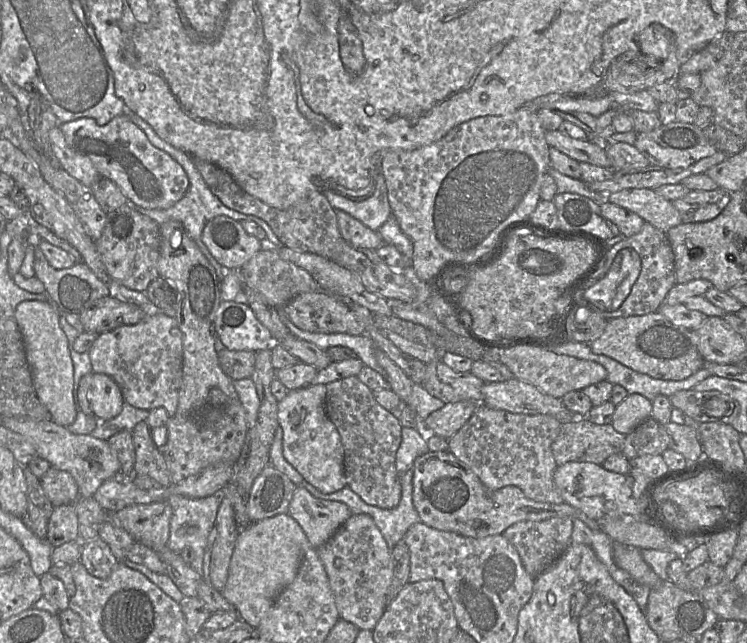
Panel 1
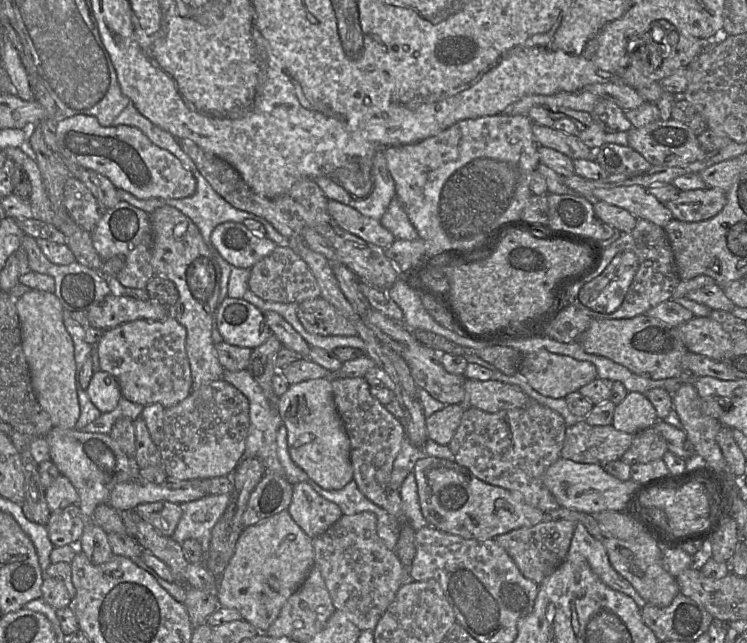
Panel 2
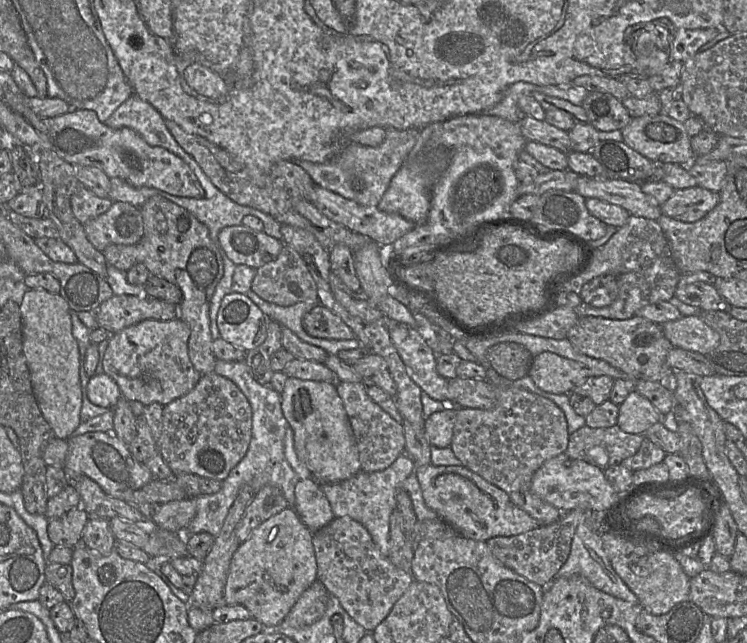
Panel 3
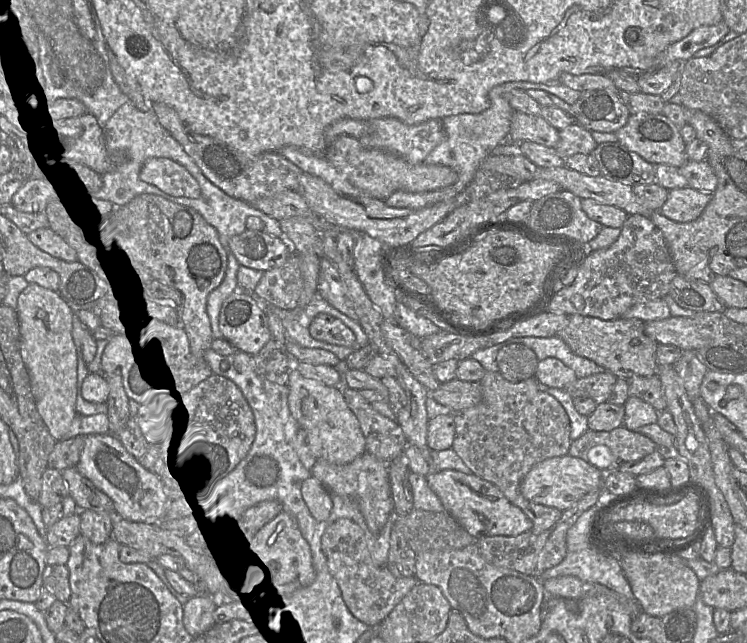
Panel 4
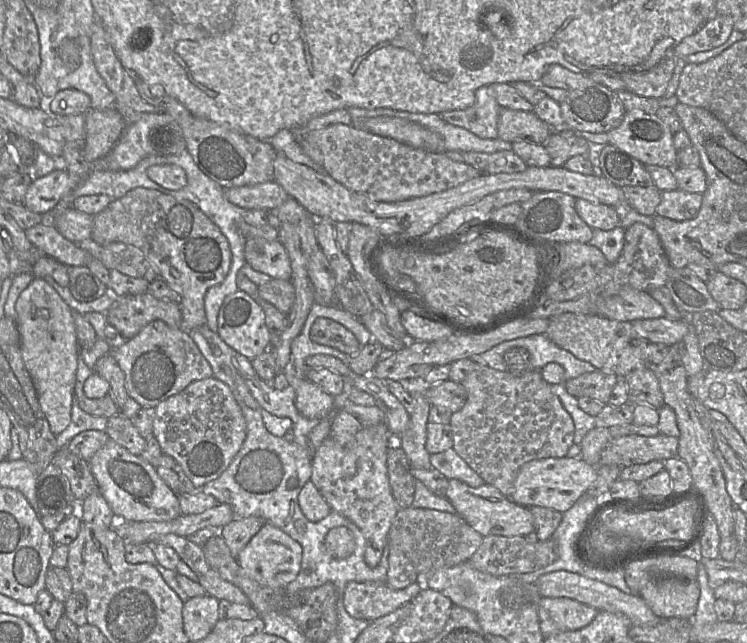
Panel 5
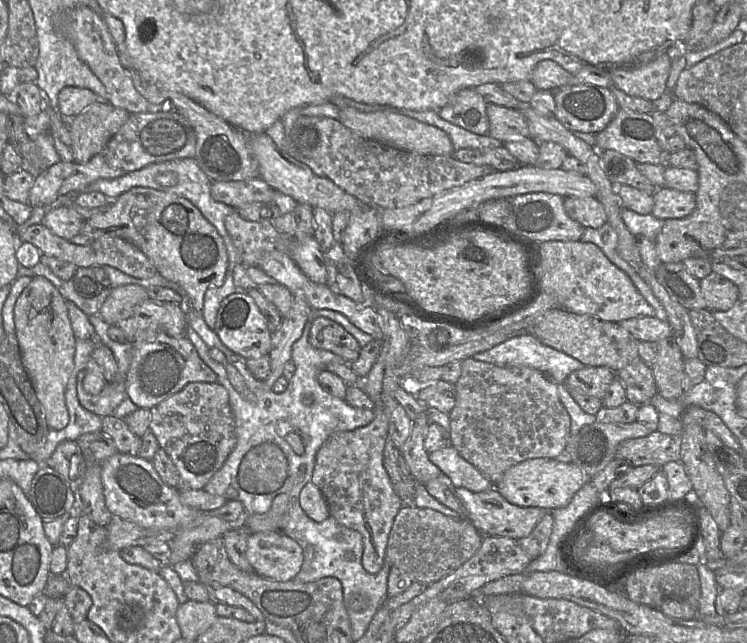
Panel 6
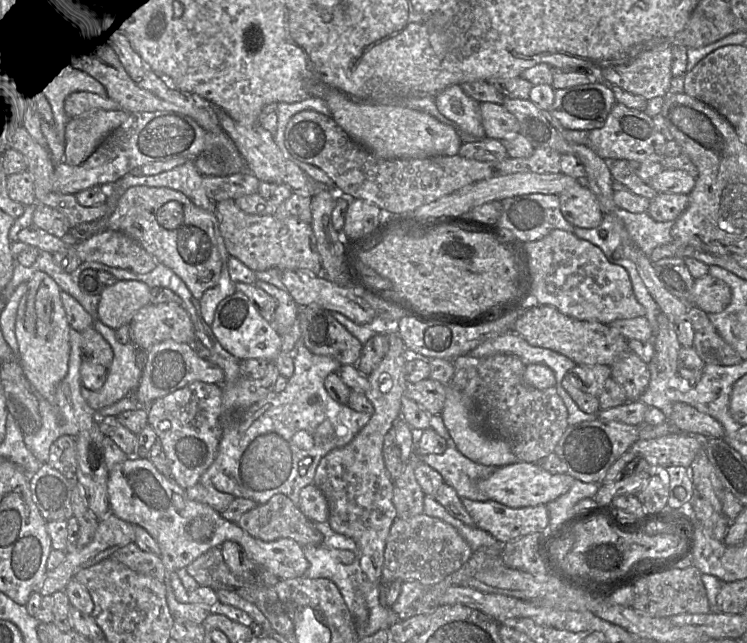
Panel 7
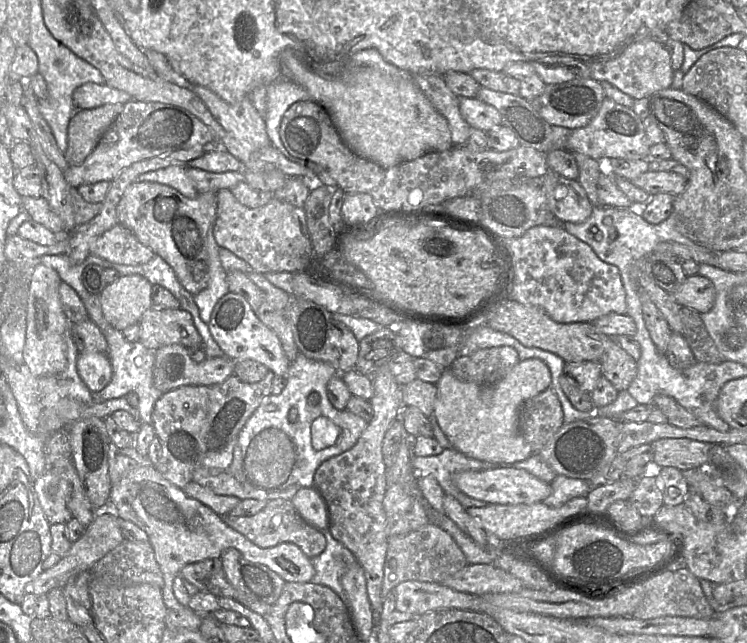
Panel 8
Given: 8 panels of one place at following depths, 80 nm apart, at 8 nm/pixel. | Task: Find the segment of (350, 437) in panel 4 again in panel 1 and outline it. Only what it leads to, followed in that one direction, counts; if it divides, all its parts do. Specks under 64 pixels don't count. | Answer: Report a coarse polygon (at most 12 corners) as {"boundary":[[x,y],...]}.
{"boundary":[[326,385],[278,403],[283,456],[322,493],[346,486]]}

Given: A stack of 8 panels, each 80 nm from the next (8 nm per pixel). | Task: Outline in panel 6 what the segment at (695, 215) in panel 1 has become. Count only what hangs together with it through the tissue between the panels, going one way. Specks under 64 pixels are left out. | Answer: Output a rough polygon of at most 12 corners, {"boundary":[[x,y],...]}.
{"boundary":[[654,191],[652,215],[684,218],[696,207],[692,192]]}

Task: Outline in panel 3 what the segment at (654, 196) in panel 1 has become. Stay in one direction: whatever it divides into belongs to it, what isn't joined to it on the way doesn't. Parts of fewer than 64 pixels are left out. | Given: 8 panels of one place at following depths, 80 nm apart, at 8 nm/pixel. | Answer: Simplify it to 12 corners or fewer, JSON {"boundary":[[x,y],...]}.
{"boundary":[[579,176],[575,192],[657,220],[661,205],[641,184]]}

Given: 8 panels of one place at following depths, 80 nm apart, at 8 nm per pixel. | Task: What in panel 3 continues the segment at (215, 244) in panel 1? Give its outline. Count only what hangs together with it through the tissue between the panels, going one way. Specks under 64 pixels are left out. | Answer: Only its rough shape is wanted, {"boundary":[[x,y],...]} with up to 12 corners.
{"boundary":[[244,225],[228,226],[219,247],[236,265],[275,260],[282,240]]}

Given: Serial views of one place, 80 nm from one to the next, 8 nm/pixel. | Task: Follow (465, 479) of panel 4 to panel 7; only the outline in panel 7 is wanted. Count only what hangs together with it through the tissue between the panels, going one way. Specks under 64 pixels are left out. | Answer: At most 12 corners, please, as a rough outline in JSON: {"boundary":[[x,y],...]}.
{"boundary":[[461,498],[501,544],[546,529],[546,505],[513,508]]}

